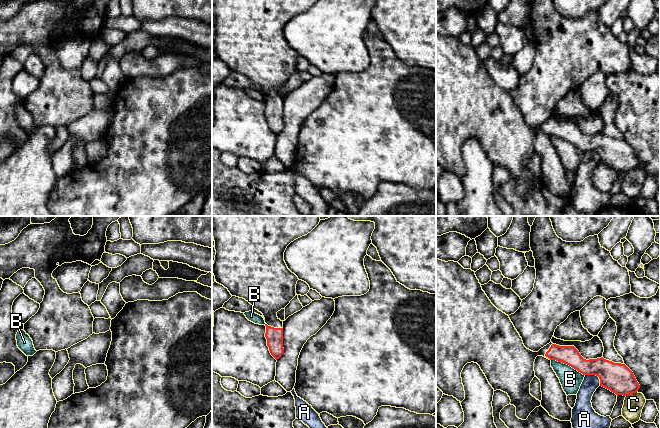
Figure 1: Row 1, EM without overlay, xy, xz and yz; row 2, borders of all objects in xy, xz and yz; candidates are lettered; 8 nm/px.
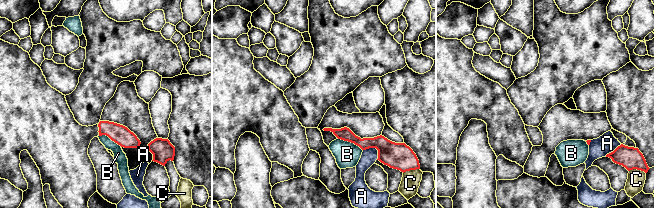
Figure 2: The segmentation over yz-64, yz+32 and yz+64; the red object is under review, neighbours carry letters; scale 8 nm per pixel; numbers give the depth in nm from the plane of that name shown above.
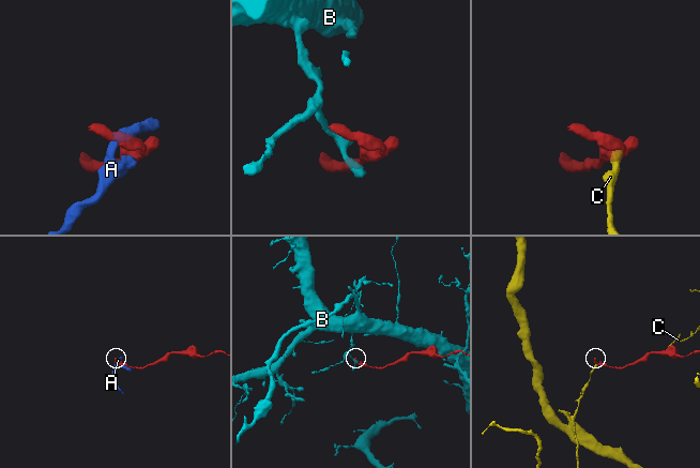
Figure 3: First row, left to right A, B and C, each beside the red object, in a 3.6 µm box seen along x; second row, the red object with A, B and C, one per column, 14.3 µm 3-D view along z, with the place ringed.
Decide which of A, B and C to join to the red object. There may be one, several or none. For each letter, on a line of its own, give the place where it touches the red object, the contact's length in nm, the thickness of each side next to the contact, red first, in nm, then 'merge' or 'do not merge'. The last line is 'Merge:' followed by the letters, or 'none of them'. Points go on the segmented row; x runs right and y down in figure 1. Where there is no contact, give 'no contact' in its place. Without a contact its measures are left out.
A: meets red in yz at (596, 375); contact 160 nm long; 240 nm thick on the red side, 130 nm on the other; do not merge
B: meets red in yz at (568, 364); contact 300 nm long; 150 nm thick on the red side, 170 nm on the other; do not merge
C: meets red in yz at (631, 393); contact 100 nm long; 240 nm thick on the red side, 160 nm on the other; do not merge
Merge: none of them

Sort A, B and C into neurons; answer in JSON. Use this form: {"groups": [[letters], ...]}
{"groups": [["A"], ["B"], ["C"]]}

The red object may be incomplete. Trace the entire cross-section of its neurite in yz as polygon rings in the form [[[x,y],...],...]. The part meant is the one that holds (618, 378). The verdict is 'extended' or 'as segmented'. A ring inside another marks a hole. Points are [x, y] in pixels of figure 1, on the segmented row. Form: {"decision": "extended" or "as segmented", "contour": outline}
{"decision": "extended", "contour": [[[436,258],[436,387],[443,394],[453,396],[462,402],[465,399],[461,372],[467,363],[477,363],[485,374],[494,391],[501,390],[510,397],[510,404],[516,407],[516,416],[526,420],[530,413],[541,405],[541,402],[530,394],[530,383],[535,377],[534,362],[537,356],[567,364],[583,375],[596,375],[600,386],[618,395],[627,396],[636,393],[640,385],[633,372],[621,363],[614,363],[603,357],[584,359],[574,346],[559,346],[550,342],[538,352],[527,349],[508,315],[498,310],[482,290],[475,272],[464,269],[458,262],[442,261]]]}

